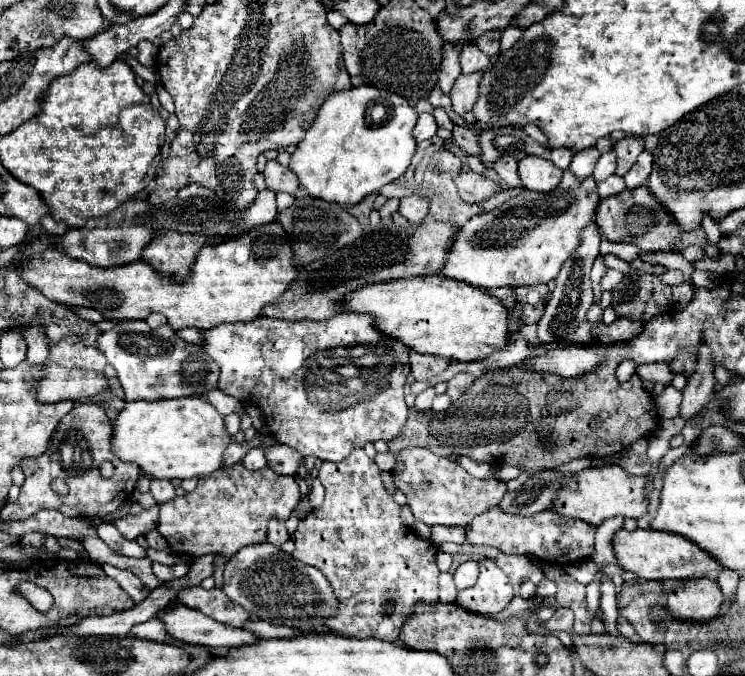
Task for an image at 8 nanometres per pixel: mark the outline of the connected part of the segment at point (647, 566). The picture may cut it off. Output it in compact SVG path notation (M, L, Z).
M624 528L618 530L612 538L614 556L620 568L626 572L636 574L642 580L684 580L688 576L716 576L724 568L712 560L706 552L700 552L694 544L688 544L682 536L670 536L670 532L652 532L636 528L634 532L626 532Z

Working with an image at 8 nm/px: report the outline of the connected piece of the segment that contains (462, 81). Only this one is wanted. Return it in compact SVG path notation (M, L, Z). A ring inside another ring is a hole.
M460 74L450 90L452 108L458 116L464 116L472 110L472 104L476 104L476 84L480 82L482 74Z

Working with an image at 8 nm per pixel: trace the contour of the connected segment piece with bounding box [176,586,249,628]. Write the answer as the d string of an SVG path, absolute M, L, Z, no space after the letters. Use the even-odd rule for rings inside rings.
M188 586L188 588L182 588L176 594L176 598L186 608L198 610L198 612L214 618L216 622L231 625L235 628L242 628L249 618L248 612L231 601L220 588L204 590L200 586Z

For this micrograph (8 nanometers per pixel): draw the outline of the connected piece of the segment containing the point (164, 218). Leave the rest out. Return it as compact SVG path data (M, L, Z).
M186 184L184 188L178 190L174 198L170 198L164 204L164 210L160 206L148 204L146 198L132 198L120 204L114 212L106 214L99 219L90 219L84 228L78 230L68 230L64 236L54 236L54 240L48 238L38 238L28 246L22 246L22 254L32 254L32 252L42 252L46 248L56 248L62 252L68 252L76 260L84 260L90 266L96 268L114 268L122 264L132 264L142 260L142 250L158 236L162 230L174 230L174 232L186 232L186 234L202 234L208 238L238 238L248 234L250 230L274 222L278 216L276 210L276 192L264 188L258 191L254 202L242 212L230 212L226 210L226 204L220 200L220 196L202 184Z

